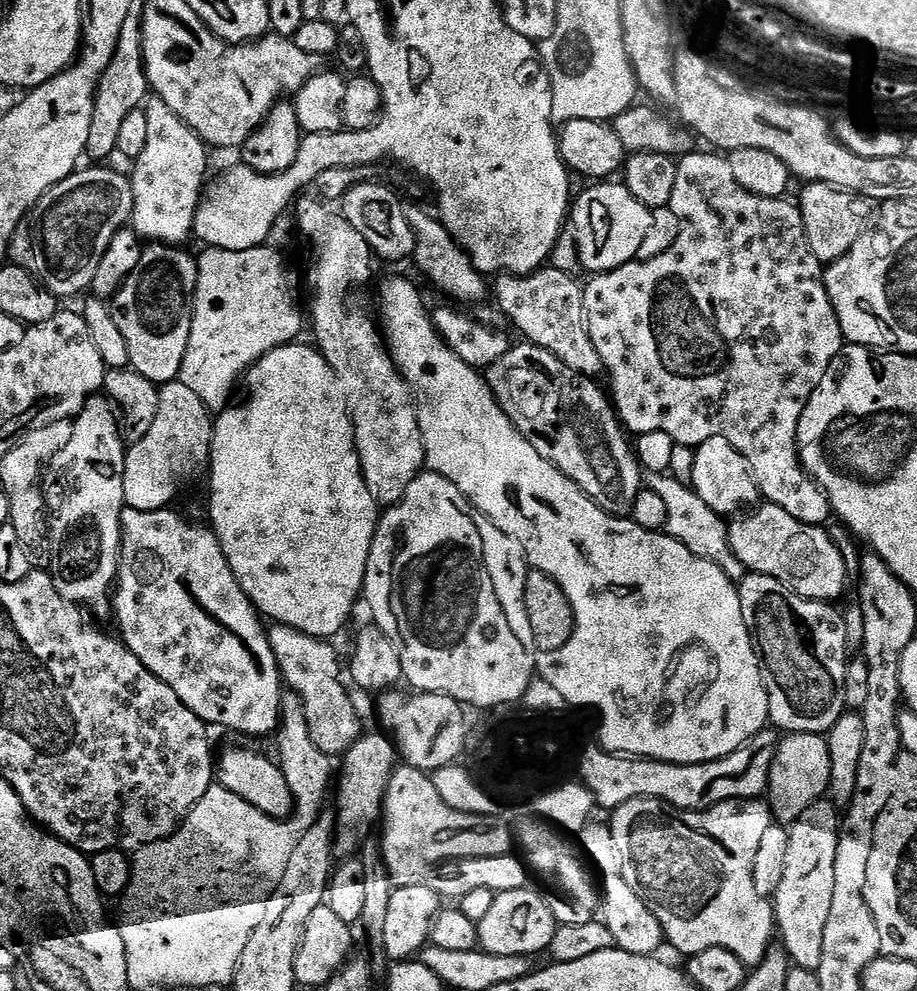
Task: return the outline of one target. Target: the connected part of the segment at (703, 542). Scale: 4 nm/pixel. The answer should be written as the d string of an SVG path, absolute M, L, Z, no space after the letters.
M671 474L649 475L646 484L661 495L662 500L666 502L667 535L682 541L694 555L717 564L726 575L733 578L745 575L746 569L743 562L737 558L730 546L728 524L721 513L706 506L706 502L702 502L702 498L693 488L683 480L676 480Z

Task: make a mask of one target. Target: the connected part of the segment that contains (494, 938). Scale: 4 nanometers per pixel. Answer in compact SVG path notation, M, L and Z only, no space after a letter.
M531 887L506 890L496 893L490 910L478 922L478 944L481 949L499 956L531 957L534 952L542 953L551 946L558 925L550 906L539 891Z

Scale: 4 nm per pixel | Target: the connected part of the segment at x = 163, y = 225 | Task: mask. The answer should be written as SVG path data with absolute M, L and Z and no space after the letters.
M152 98L143 105L143 109L146 114L148 134L146 134L146 150L142 150L142 154L135 157L136 169L130 172L132 181L130 224L136 229L137 236L141 238L149 236L147 239L152 242L180 246L185 243L183 240L191 241L194 236L194 218L200 205L200 195L204 193L206 187L206 177L209 175L209 149L201 140L200 135L189 124L182 122L182 118L178 118L178 114L170 110L166 102L159 98Z

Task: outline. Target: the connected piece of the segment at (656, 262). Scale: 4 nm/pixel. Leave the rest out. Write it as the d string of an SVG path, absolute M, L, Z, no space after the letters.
M693 150L687 156L679 157L672 204L674 215L677 221L682 222L682 227L675 233L668 247L649 260L635 259L632 263L623 264L609 272L597 272L589 279L592 280L589 284L583 285L588 333L594 342L594 350L598 350L602 358L604 372L612 375L610 396L621 424L629 433L665 432L677 444L687 446L698 445L711 436L726 438L752 465L756 483L767 503L782 506L782 510L794 514L807 524L823 525L824 519L833 515L832 503L828 501L828 495L823 488L812 479L812 473L804 469L800 453L796 450L796 435L802 410L806 407L810 394L814 394L818 382L822 381L822 374L826 374L827 368L834 362L842 347L840 323L828 297L828 288L824 284L826 268L806 242L799 207L793 201L791 204L788 198L759 196L758 193L744 189L737 178L734 178L729 161L723 155L712 152Z

